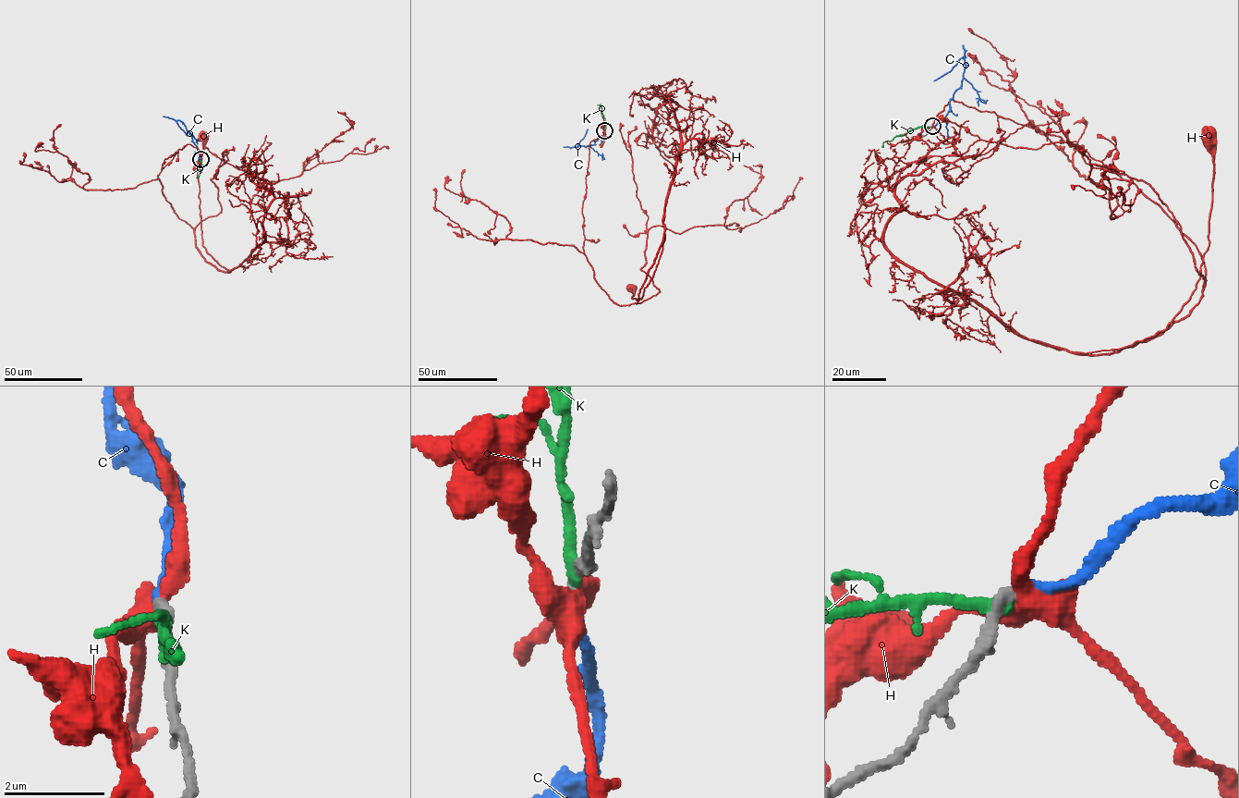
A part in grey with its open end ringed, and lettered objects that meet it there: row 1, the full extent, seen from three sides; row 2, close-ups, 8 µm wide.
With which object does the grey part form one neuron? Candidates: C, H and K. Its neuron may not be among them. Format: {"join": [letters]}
{"join": ["C"]}

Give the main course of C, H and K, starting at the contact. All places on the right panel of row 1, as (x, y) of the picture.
C: (932, 126), (942, 120), (950, 109), (949, 102), (963, 80), (965, 57), (934, 81)
H: (932, 126), (952, 99), (1059, 135), (1196, 245), (1195, 307), (1085, 355), (1161, 332), (1196, 288), (1208, 133)
K: (931, 127), (911, 129), (884, 141), (881, 146)

